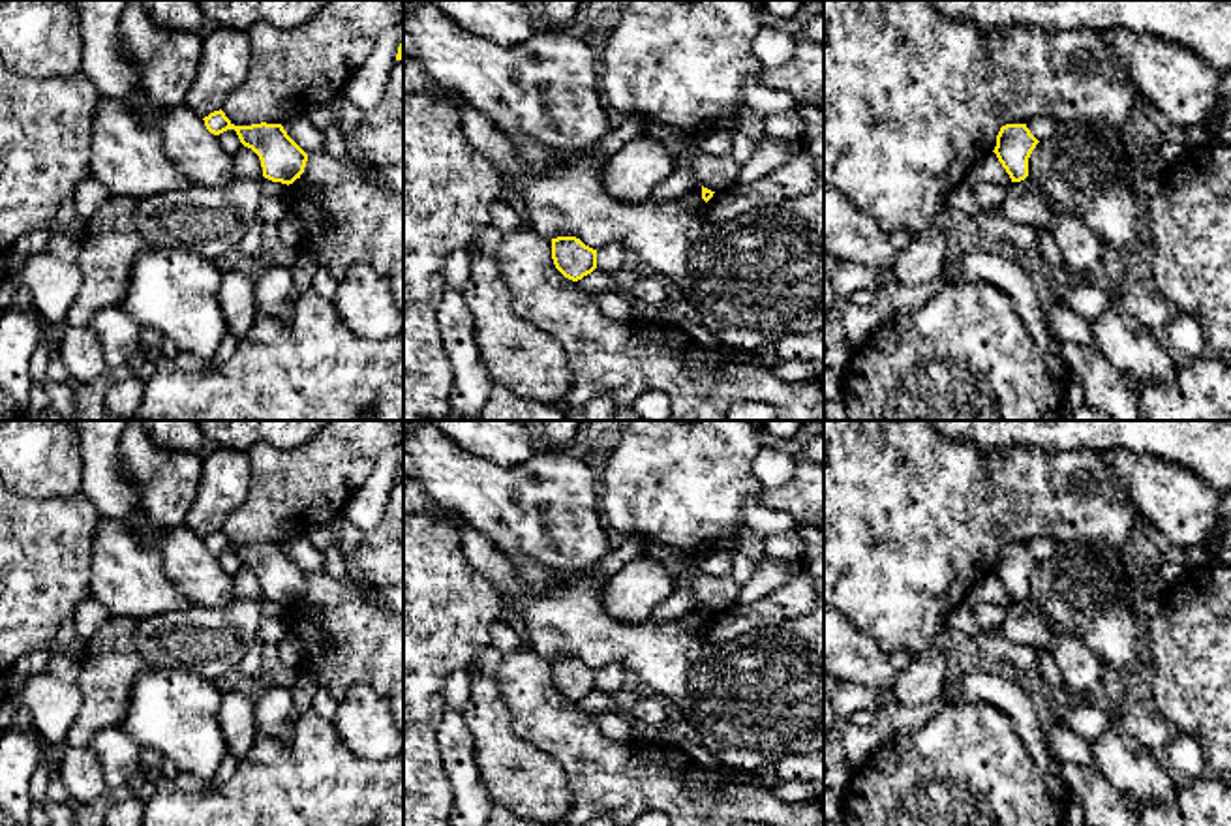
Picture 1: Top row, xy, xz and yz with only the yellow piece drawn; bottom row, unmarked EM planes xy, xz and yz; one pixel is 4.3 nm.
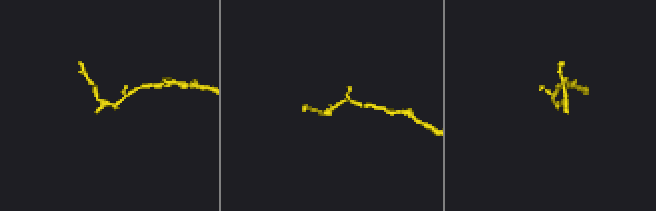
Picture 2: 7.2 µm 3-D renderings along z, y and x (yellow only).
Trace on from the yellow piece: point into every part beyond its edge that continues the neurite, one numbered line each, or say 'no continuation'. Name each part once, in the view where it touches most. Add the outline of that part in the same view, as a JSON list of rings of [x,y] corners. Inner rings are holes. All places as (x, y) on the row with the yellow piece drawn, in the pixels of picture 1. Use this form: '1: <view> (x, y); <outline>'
no continuation

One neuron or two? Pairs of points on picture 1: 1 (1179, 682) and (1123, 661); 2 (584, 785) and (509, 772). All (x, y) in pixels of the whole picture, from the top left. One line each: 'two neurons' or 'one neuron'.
1: two neurons
2: two neurons

